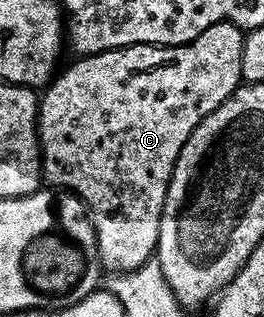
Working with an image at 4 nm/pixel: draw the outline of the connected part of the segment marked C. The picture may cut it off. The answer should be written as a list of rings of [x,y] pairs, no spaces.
[[[221,21],[196,35],[196,39],[186,45],[128,45],[124,49],[109,49],[103,53],[91,53],[89,57],[78,57],[68,69],[63,68],[45,86],[38,103],[38,145],[42,155],[42,176],[47,186],[75,193],[86,205],[86,212],[94,224],[98,260],[103,270],[110,269],[111,274],[127,273],[155,256],[160,235],[160,215],[164,211],[164,199],[168,195],[168,183],[172,179],[176,159],[184,143],[188,143],[188,135],[196,131],[196,127],[209,113],[224,104],[243,80],[243,40],[243,30],[230,21]]]

